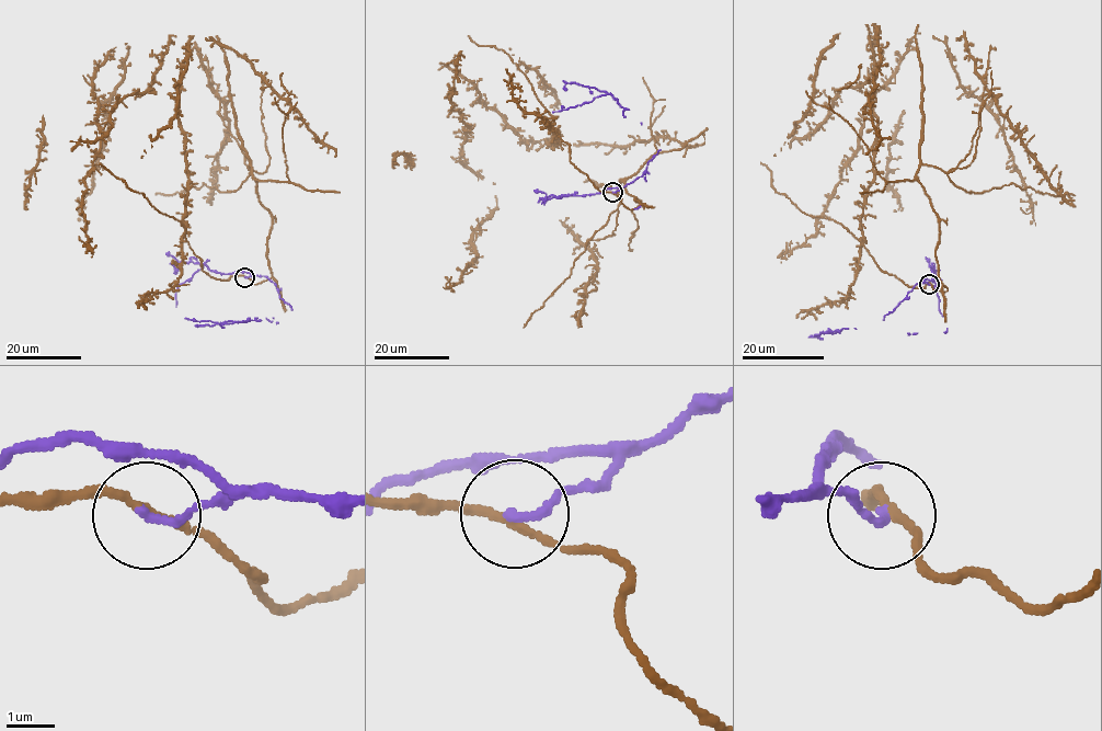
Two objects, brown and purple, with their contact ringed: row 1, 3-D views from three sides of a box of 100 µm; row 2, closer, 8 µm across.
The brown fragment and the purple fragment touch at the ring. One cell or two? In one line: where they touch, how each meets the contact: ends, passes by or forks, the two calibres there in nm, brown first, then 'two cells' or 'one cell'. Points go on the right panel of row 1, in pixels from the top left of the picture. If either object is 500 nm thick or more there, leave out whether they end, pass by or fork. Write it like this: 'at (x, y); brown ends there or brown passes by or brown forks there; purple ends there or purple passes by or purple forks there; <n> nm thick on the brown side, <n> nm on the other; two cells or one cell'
at (929, 284); brown passes by; purple ends there; 160 nm thick on the brown side, 170 nm on the other; two cells

